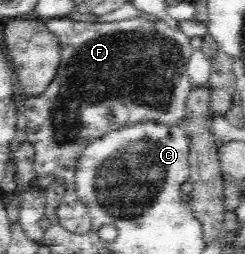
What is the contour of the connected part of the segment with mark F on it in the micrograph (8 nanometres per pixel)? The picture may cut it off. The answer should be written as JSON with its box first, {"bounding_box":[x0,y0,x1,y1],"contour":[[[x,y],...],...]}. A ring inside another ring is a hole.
{"bounding_box":[24,17,192,234],"contour":[[[83,17],[43,20],[59,39],[61,62],[54,81],[44,93],[29,96],[24,104],[28,126],[24,130],[28,143],[34,147],[35,177],[64,180],[65,194],[56,209],[60,225],[74,234],[90,231],[90,217],[75,190],[75,171],[78,158],[93,141],[112,131],[134,127],[140,123],[155,123],[168,127],[179,126],[185,117],[186,102],[191,92],[187,67],[192,57],[191,37],[181,29],[172,30],[164,20],[134,18],[112,22],[93,22]]]}

